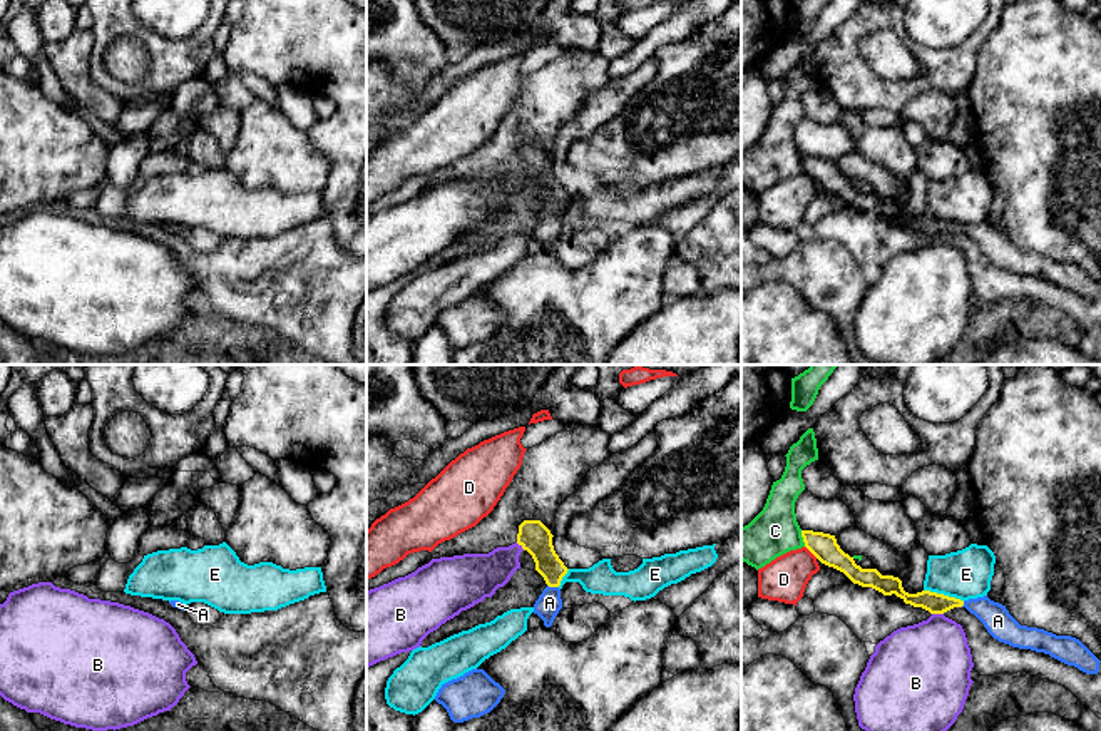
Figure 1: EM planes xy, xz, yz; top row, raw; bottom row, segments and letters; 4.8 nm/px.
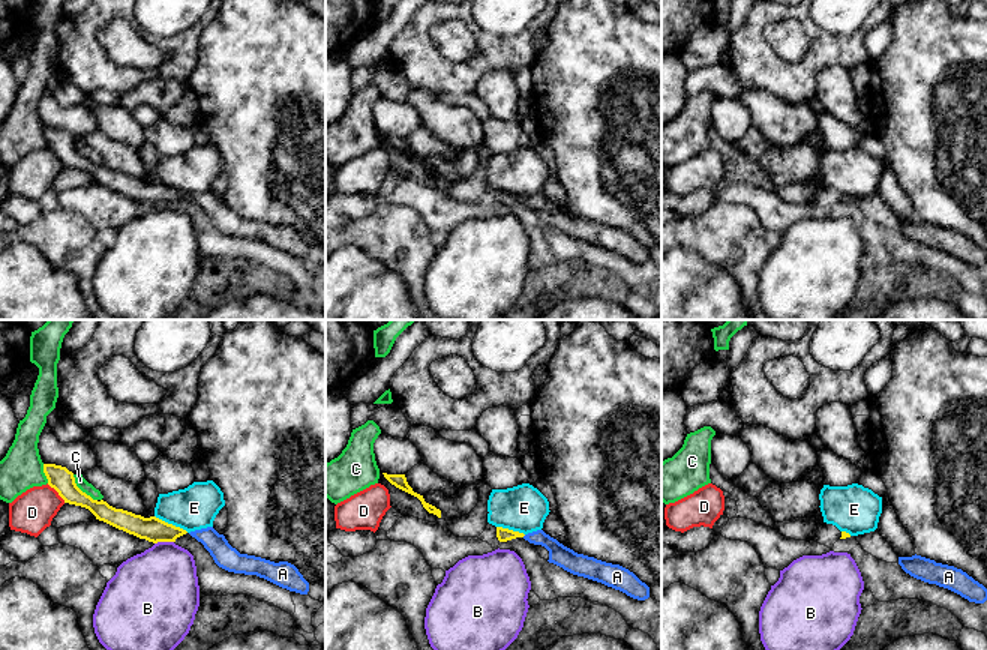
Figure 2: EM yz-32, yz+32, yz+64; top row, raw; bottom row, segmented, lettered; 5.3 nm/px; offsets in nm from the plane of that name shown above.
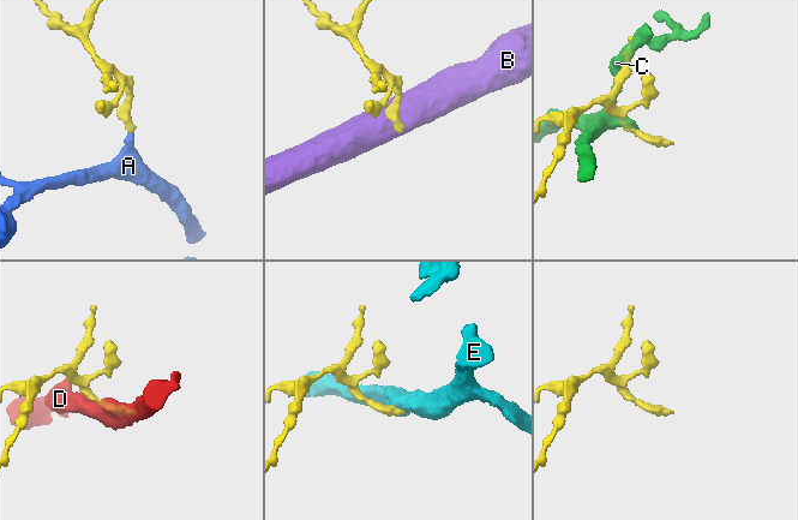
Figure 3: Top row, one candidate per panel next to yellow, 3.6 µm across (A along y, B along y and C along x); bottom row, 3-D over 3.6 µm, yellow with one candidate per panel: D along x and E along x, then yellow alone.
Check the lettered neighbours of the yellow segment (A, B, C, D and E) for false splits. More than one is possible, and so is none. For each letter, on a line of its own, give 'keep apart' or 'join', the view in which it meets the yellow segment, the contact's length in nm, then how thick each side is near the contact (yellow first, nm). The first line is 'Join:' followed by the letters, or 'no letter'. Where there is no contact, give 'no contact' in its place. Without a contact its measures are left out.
Join: A
A: join | xz | 60 nm | 150/120 nm
B: keep apart | yz | 60 nm | 100/400 nm
C: keep apart | yz | 80 nm | 130/220 nm
D: keep apart | yz | 90 nm | 130/220 nm
E: keep apart | yz | 200 nm | 100/240 nm

